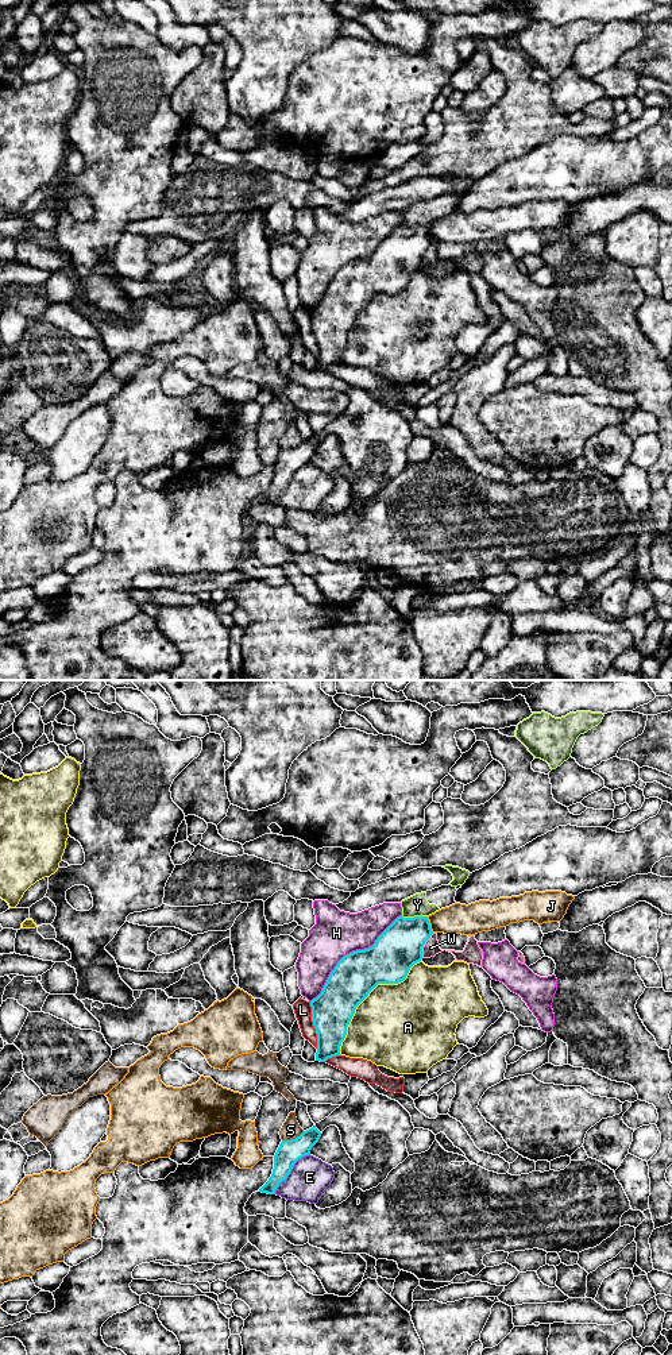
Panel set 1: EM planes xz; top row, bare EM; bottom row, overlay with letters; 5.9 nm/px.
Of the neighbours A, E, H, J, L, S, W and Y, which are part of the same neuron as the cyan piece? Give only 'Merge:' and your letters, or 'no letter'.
Merge: Y

